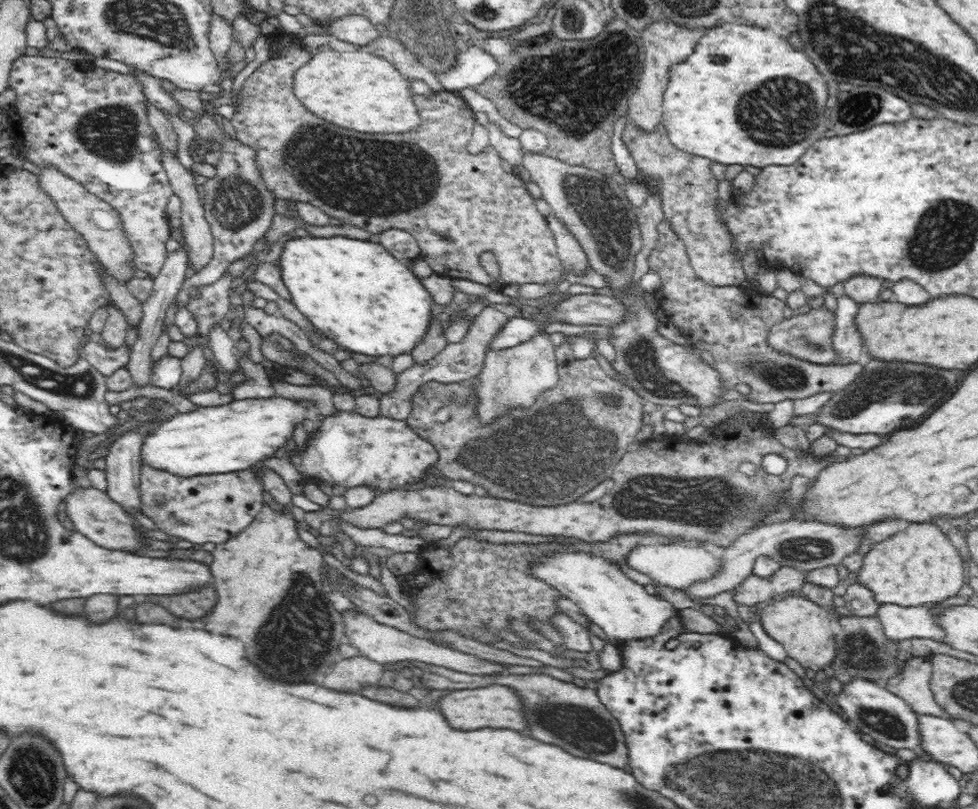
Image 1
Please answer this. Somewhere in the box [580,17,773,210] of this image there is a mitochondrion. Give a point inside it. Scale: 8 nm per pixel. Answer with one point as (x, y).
(717, 52)

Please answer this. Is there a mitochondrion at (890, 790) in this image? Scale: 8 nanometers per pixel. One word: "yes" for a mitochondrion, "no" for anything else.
no

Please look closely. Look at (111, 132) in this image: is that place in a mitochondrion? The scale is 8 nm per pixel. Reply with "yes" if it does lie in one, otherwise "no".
yes

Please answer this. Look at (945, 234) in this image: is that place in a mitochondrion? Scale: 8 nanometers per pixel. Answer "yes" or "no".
yes

